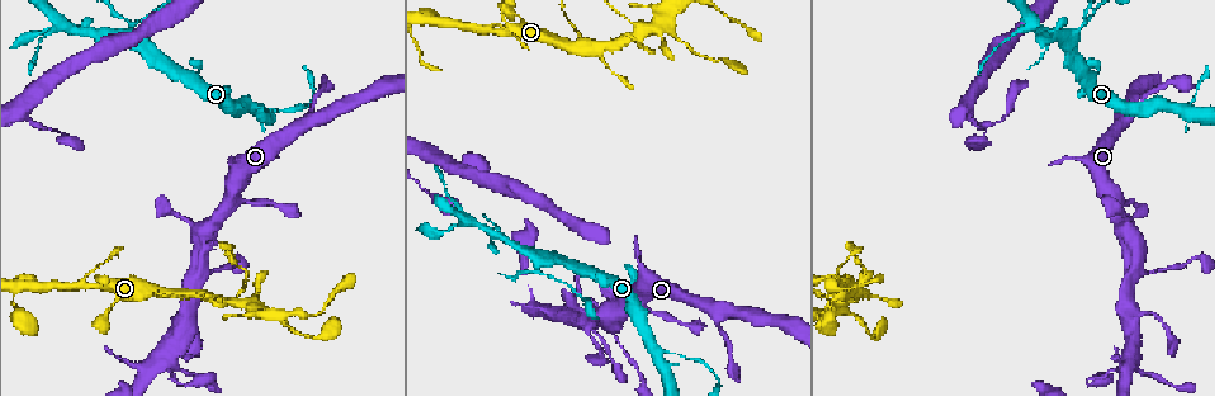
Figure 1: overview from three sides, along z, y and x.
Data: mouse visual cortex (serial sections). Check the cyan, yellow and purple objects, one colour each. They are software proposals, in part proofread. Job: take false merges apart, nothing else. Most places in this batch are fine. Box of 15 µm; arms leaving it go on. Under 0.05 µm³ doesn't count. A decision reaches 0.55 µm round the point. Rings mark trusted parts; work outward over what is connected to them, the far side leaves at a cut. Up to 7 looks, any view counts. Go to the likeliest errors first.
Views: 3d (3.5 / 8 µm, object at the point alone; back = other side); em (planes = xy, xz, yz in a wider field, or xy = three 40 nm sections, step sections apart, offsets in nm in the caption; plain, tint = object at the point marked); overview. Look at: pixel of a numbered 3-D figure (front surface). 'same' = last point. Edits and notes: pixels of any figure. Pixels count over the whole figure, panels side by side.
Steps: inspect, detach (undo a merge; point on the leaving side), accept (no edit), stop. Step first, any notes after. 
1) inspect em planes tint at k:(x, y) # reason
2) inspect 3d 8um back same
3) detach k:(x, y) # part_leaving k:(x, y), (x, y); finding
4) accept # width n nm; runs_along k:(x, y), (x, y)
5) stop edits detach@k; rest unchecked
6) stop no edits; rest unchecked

inspect 3d 3.5um at 1:(230, 301) # thin arm on a thick one

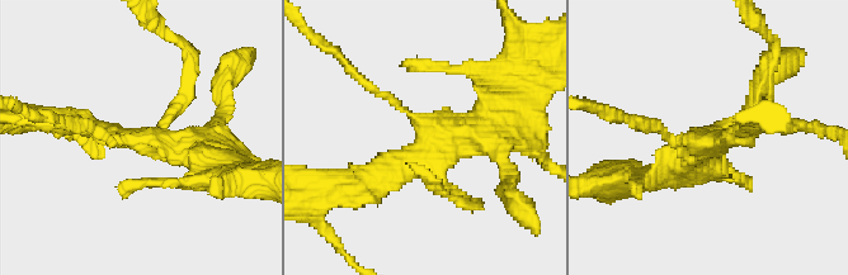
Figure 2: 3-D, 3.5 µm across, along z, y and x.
inspect em xy step 1 tint at 2:(731, 138) # arms 4; arm_widths 100, 150, 250, 350 nm; need the tissue

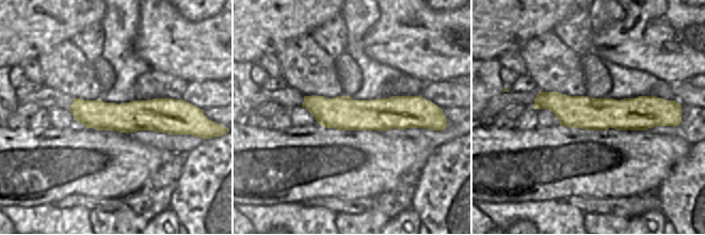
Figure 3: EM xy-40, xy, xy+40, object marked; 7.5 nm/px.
accept # runs_along 3:(535, 106), (661, 109); continuous, no second cell

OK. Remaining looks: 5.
inspect 3d 8um at 1:(542, 261) # branch point

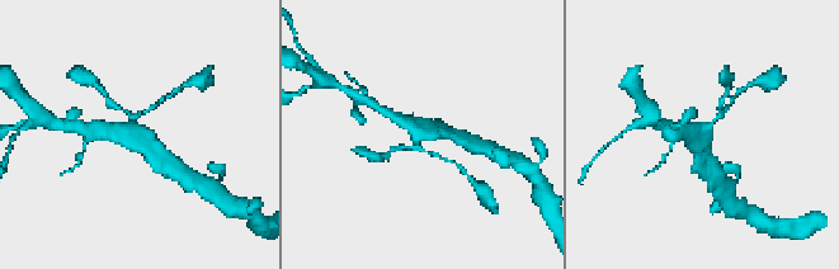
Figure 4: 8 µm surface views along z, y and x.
inspect 3d 3.5um at 4:(136, 132) # closer look

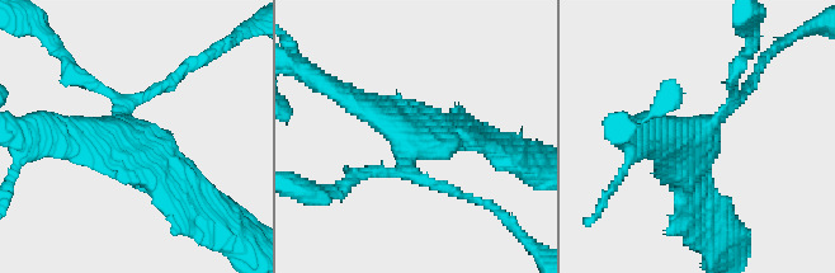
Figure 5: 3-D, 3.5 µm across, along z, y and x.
inspect em xy step 3 tint at 5:(416, 140) # shape alone is not enough

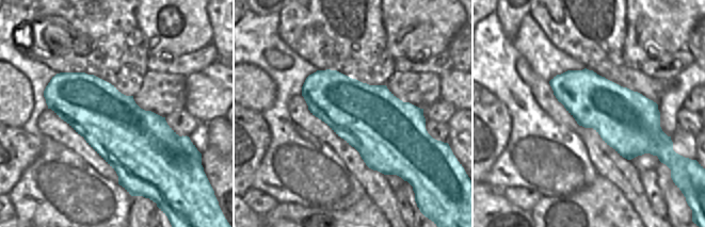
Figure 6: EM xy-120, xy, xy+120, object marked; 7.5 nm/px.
accept # one cell here

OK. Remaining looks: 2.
stop no edits; rest unchecked

